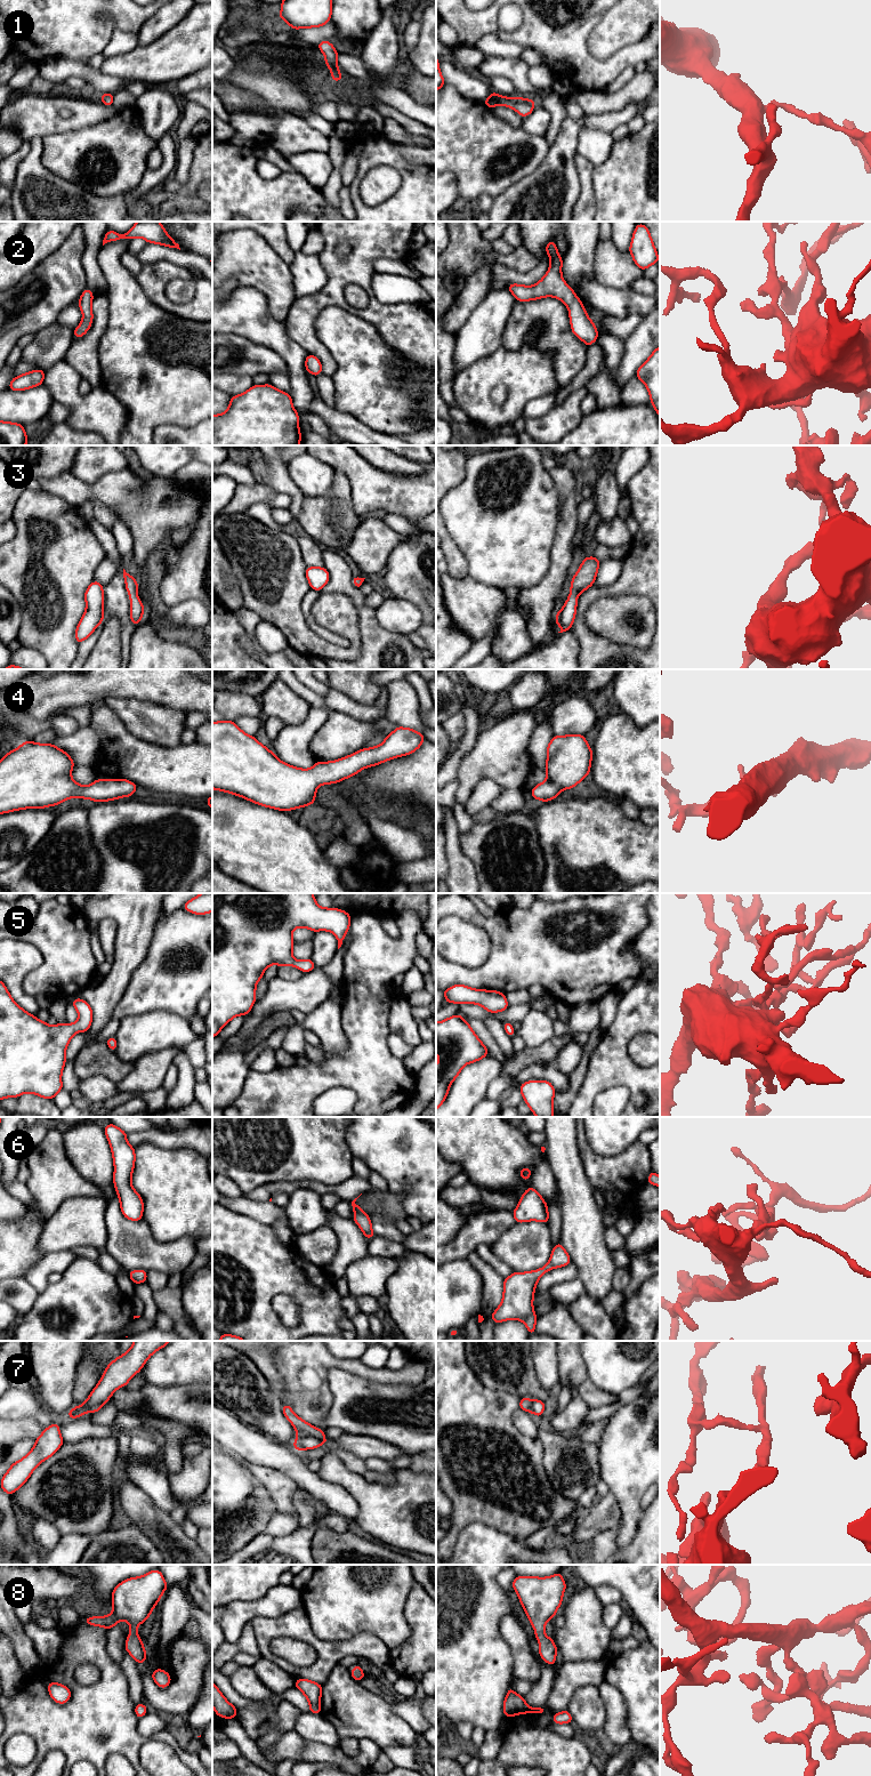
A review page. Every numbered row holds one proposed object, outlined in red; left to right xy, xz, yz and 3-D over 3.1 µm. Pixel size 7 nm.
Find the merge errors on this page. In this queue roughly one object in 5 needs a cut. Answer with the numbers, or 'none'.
7

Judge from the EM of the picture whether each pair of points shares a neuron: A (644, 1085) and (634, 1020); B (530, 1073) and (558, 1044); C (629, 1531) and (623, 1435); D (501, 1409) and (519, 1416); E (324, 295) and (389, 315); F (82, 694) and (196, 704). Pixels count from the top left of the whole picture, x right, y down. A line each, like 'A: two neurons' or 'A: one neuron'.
A: one neuron
B: two neurons
C: one neuron
D: two neurons
E: one neuron
F: one neuron

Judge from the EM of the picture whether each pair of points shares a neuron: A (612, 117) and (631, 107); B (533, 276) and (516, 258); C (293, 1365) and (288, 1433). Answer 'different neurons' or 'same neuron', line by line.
A: same neuron
B: different neurons
C: different neurons

